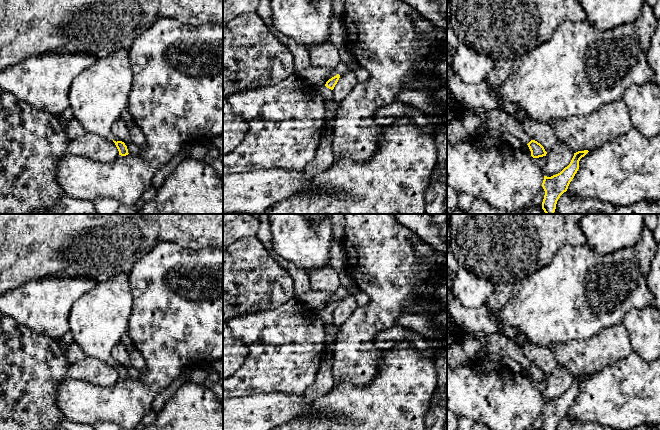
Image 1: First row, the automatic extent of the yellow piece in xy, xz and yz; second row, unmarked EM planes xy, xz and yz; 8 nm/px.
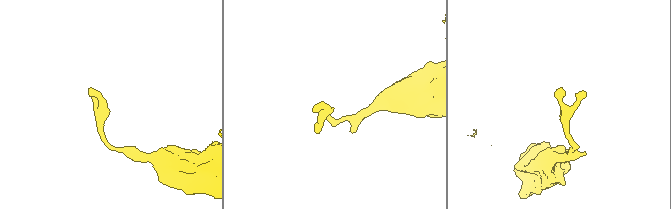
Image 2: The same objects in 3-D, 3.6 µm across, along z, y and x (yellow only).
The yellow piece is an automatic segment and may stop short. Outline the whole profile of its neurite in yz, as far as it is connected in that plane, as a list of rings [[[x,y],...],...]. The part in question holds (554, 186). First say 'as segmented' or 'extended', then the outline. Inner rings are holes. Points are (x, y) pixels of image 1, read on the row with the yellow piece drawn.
as segmented; [[[584,150],[574,153],[570,164],[560,173],[551,177],[544,176],[542,187],[545,195],[542,202],[542,209],[546,214],[554,214],[558,199],[567,191],[570,182],[579,169],[580,159],[588,152],[588,150]]]

